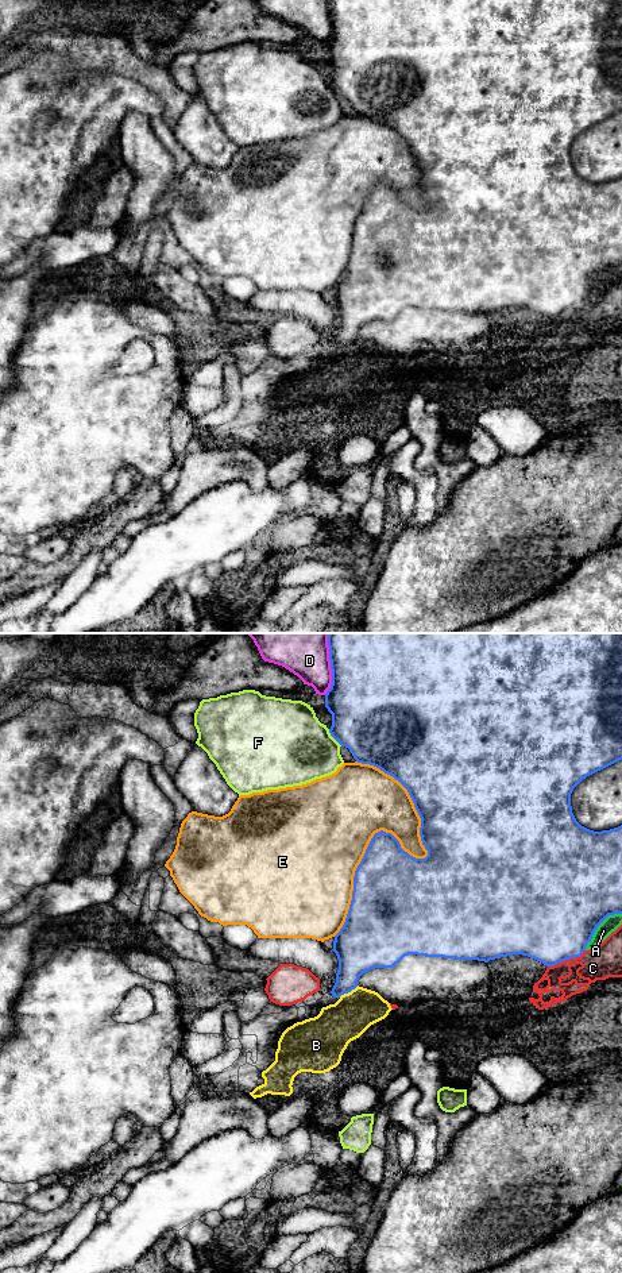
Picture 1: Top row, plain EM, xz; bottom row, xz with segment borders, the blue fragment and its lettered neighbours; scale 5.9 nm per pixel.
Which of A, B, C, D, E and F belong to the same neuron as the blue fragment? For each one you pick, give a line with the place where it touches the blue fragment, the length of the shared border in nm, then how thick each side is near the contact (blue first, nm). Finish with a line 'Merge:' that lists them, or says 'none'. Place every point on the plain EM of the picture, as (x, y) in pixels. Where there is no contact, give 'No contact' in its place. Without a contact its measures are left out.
Merge: none

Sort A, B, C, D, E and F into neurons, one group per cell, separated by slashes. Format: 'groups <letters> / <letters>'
groups A B / C / D / E / F

